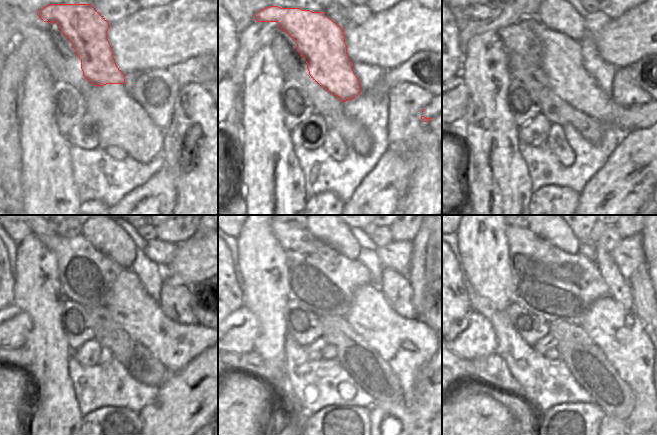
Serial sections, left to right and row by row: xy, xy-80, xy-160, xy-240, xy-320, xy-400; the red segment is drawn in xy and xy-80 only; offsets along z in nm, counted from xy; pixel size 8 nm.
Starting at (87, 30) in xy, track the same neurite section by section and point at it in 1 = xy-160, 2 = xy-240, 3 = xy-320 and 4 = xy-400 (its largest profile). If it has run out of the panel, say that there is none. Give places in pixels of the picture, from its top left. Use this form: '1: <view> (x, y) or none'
1: xy-160 (562, 63)
2: xy-240 (173, 344)
3: xy-320 (402, 343)
4: xy-400 (620, 334)

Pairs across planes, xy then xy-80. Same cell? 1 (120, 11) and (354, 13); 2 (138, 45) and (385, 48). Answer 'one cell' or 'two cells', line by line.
1: one cell
2: one cell

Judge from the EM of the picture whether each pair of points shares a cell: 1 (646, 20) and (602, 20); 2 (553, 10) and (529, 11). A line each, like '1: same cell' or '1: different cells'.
1: different cells
2: different cells

